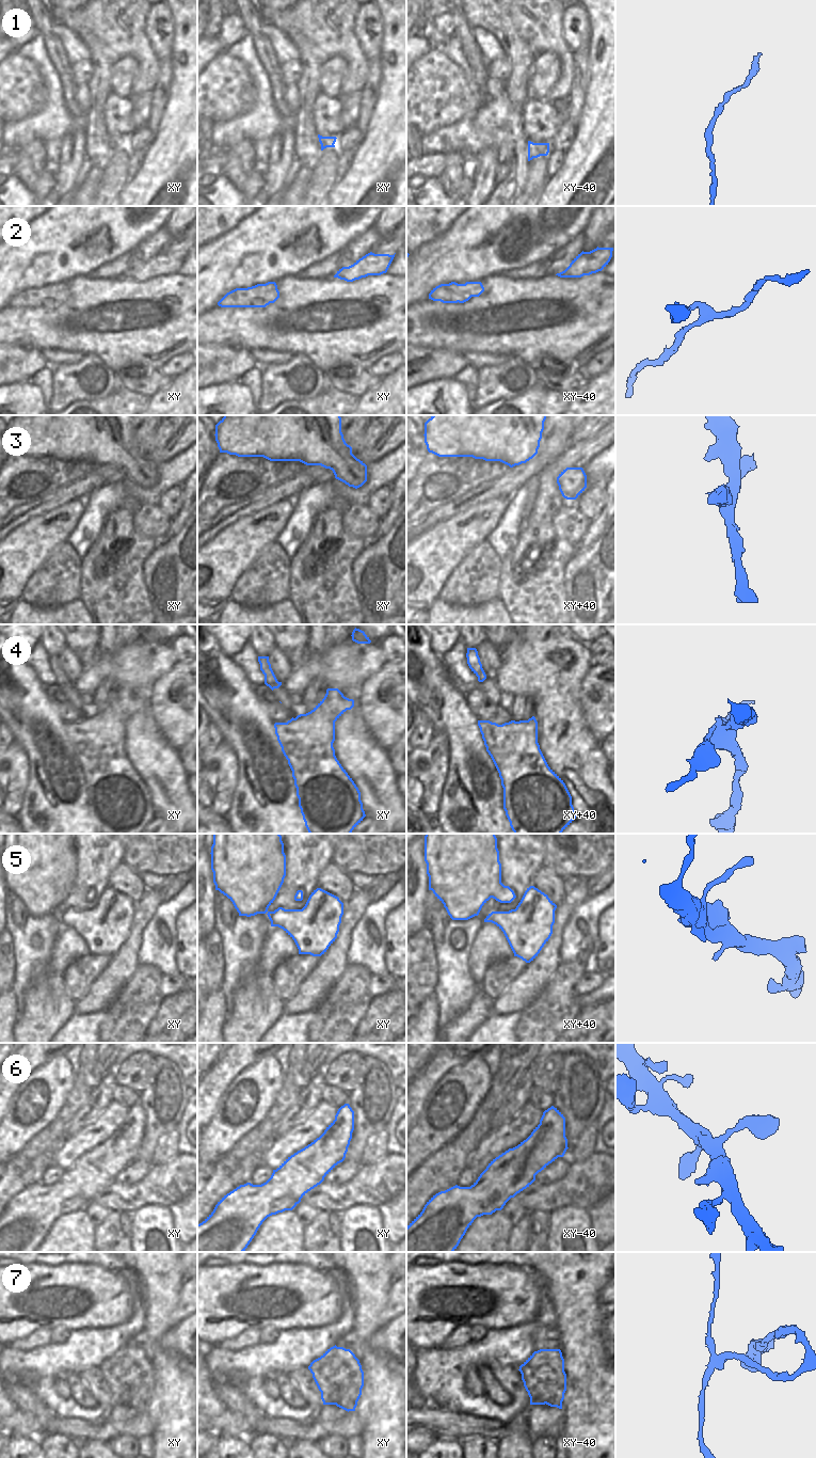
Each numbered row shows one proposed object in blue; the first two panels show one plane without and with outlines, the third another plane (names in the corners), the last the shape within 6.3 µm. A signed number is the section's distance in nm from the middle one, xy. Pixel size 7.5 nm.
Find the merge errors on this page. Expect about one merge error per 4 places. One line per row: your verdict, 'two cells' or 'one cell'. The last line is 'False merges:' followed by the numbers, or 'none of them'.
1: one cell
2: two cells
3: one cell
4: two cells
5: one cell
6: one cell
7: two cells
False merges: 2, 4, 7

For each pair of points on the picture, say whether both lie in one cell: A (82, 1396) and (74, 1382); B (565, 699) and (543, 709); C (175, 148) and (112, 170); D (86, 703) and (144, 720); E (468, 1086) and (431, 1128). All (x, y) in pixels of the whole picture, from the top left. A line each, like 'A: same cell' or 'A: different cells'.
A: same cell
B: same cell
C: different cells
D: different cells
E: same cell

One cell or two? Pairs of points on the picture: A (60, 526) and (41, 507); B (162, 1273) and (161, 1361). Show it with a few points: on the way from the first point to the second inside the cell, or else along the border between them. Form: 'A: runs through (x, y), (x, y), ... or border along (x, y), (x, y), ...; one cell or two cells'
A: border along (69, 502), (35, 516), (24, 523); two cells
B: runs through (160, 1295), (158, 1321), (155, 1326), (155, 1340); one cell

